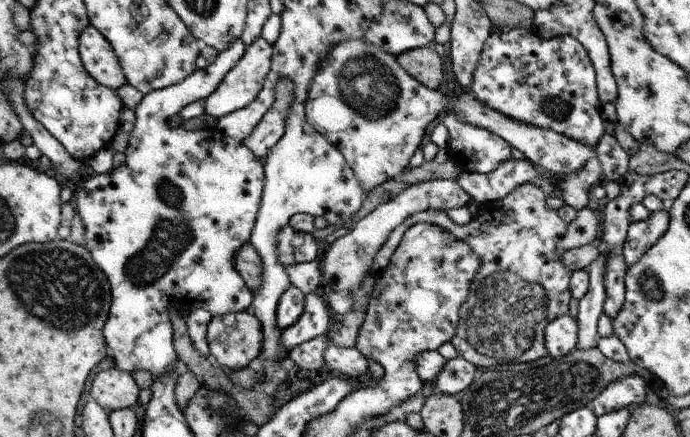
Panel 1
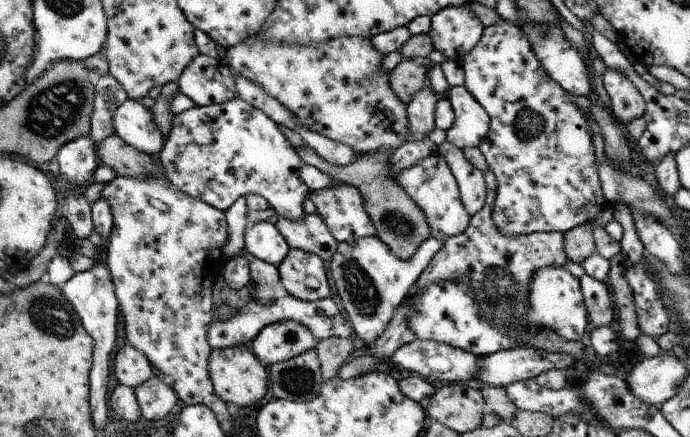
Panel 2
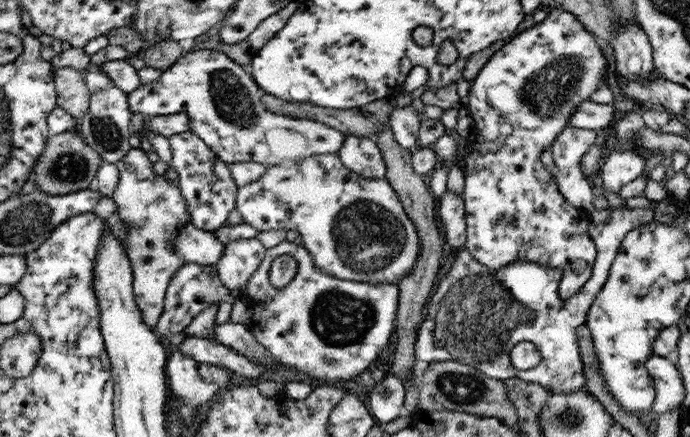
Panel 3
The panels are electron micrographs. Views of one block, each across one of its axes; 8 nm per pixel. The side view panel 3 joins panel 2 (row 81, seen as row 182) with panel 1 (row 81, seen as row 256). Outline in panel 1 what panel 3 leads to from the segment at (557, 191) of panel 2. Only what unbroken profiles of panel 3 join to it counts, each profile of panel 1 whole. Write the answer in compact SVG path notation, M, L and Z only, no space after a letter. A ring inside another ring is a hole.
M523 27L496 29L484 42L468 92L516 122L554 130L590 148L606 135L592 62L584 46L569 35L543 40Z

